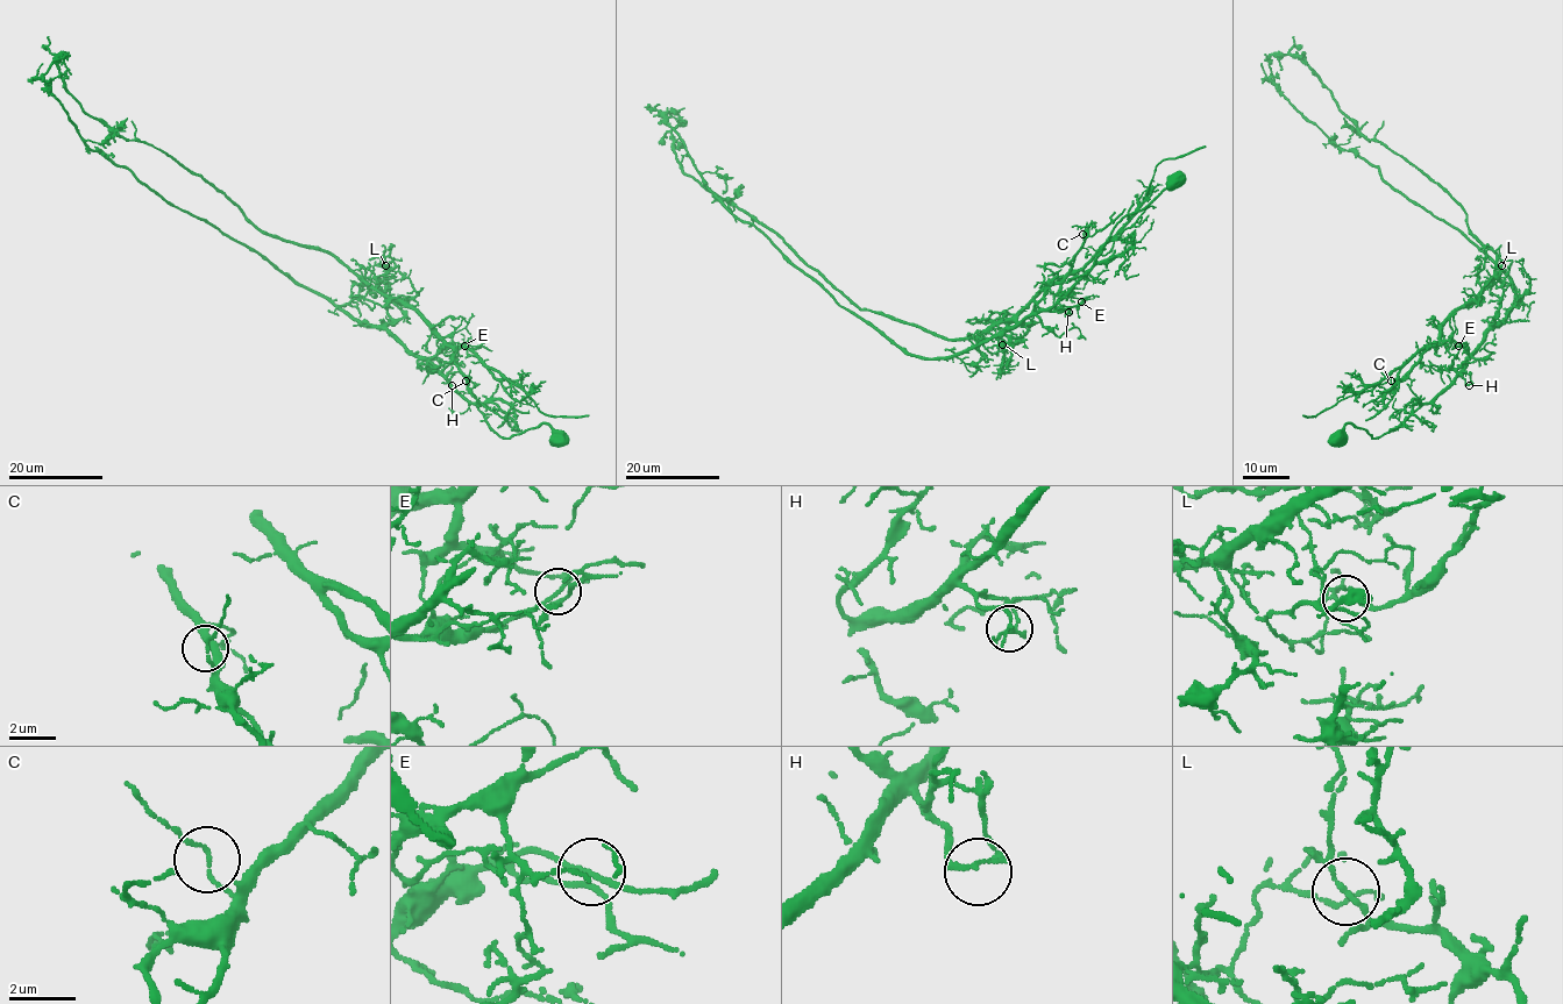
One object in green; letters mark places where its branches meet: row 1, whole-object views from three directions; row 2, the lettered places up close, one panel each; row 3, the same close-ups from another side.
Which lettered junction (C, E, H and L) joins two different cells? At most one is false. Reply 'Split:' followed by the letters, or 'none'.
Split: L

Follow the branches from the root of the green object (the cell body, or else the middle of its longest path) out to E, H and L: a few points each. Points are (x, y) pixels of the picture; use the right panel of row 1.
E: (1340, 440), (1348, 422), (1378, 439), (1429, 404), (1464, 365), (1466, 347), (1458, 346)
H: (1340, 440), (1342, 427), (1348, 422), (1363, 428), (1373, 439), (1395, 429), (1458, 375), (1469, 385)
L: (1340, 440), (1348, 422), (1373, 439), (1395, 429), (1463, 370), (1499, 311), (1512, 261), (1503, 261), (1501, 265)

